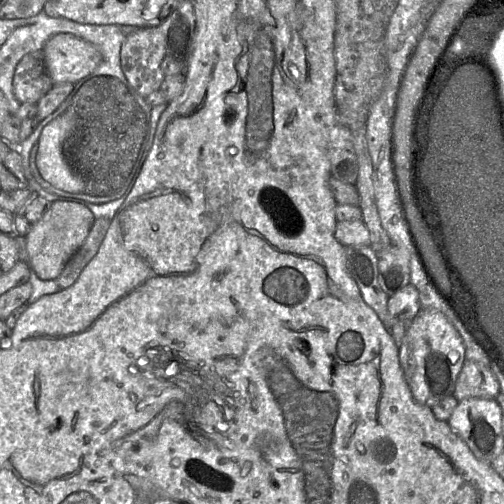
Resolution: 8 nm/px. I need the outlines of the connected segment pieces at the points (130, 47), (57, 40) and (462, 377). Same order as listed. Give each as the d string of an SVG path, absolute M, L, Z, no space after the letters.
M120 26L125 39L120 50L122 72L143 98L161 87L164 75L161 63L165 40L158 27Z
M69 33L52 36L44 45L43 54L53 84L76 84L90 75L102 60L94 45Z
M465 360L453 392L459 402L468 398L495 399L500 392L499 382L489 368Z

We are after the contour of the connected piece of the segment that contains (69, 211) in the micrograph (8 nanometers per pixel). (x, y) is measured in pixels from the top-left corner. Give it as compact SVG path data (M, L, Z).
M55 201L50 210L36 223L26 235L28 264L41 280L55 280L66 263L85 241L94 223L93 213L82 204L68 201Z

